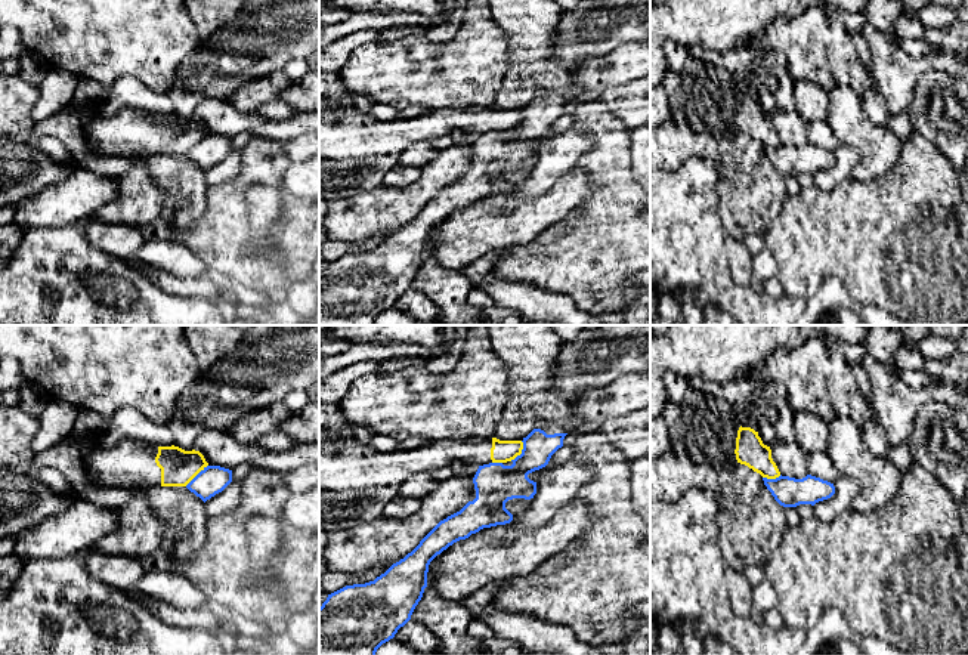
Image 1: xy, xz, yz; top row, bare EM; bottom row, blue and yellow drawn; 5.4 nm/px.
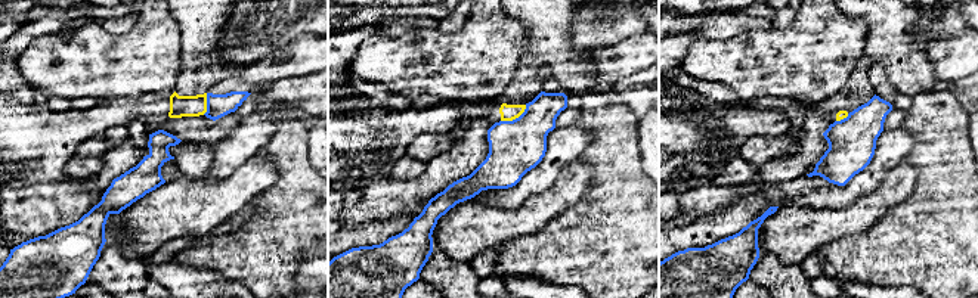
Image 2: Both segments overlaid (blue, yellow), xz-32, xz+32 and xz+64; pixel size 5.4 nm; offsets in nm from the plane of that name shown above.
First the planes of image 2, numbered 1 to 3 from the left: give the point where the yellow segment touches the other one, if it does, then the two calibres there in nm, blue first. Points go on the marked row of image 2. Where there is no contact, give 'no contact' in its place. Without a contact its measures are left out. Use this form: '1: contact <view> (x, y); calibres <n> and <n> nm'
1: contact xz-32 (207, 104); calibres 130 and 110 nm
2: contact xz+32 (516, 118); calibres 300 and 90 nm
3: contact xz+64 (844, 118); calibres 260 and 50 nm

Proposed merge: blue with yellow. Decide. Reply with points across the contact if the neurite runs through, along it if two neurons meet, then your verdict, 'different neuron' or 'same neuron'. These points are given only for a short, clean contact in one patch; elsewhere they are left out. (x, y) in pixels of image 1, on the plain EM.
border along xy (207, 133), (185, 154); different neuron

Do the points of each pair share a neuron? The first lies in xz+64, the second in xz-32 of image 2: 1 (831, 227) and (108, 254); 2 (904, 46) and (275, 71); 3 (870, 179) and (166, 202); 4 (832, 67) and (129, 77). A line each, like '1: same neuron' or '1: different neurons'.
1: different neurons
2: different neurons
3: different neurons
4: same neuron

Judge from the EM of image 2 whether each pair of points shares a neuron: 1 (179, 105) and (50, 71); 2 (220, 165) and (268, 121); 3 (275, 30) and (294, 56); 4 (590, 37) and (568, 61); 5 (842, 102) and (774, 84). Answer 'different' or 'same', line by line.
1: different
2: same
3: different
4: different
5: different

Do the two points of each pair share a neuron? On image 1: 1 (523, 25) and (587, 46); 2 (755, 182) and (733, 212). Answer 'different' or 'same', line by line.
1: different
2: same

